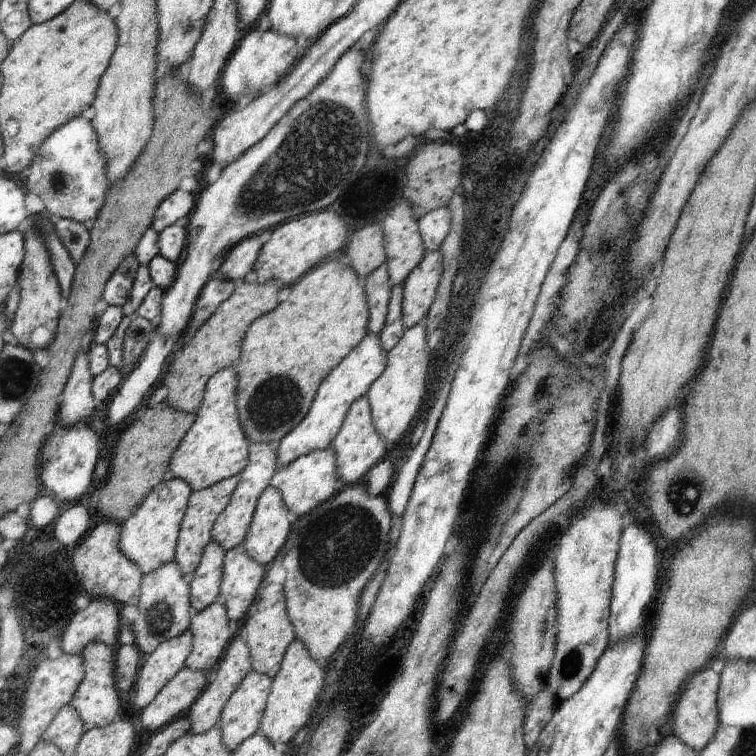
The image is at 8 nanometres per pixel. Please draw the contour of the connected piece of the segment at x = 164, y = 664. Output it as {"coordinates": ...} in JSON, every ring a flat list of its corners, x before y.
{"coordinates":[[189,630,161,644,151,655,146,655,130,708,139,708,140,711,146,709,160,695,164,686,187,667,193,649,194,636]]}

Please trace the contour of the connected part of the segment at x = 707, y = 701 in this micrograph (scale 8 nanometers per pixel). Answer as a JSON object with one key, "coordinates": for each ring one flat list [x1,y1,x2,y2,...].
{"coordinates":[[715,665,694,672,682,684,677,700,674,702,671,718,673,718,673,734,682,743,689,745,693,750,702,749,713,736,718,723,716,696,718,689,718,670]]}

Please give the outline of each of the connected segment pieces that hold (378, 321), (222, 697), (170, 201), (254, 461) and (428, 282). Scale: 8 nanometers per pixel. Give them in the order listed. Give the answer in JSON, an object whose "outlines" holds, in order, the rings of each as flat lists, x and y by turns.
{"outlines":[[[388,262,382,264,363,280,365,284,368,305,370,308,370,321,368,330,379,335,388,319,388,310,392,297,392,286,388,273]],[[235,636,233,644,229,645,229,650,225,653,225,658,215,668,216,677,213,682,208,684,203,694,195,701,195,704,187,711,186,715,189,716,192,722,191,732,203,734,212,731,217,725,220,724,222,712,227,706,228,702,233,695,236,694,237,688,240,684,248,678,248,674,254,670,252,661,252,652,245,639]],[[183,190,175,191,165,199,156,212,156,220,152,227,160,233,177,222,185,223,197,203,197,196]],[[253,443,250,446,249,464,239,475,241,480,232,496,232,502,224,510,224,514,216,520,212,530,212,540,222,544,226,552,243,545,248,538,258,500,271,486,272,478,280,468,281,464,276,446,271,446,269,443]],[[427,252,420,266,404,282,402,315,406,330,425,321,436,299,443,271,443,253]]]}

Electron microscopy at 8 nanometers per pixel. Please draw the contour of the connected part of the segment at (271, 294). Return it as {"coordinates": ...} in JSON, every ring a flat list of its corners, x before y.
{"coordinates":[[238,280,234,285,235,290,231,298,219,306,219,310,199,328,192,339,189,339,187,346,179,349,167,375,162,380,162,384,167,385,170,392,167,402,177,410,197,414,206,393,208,380,211,380,220,370,237,364,249,328,257,319,268,315,280,305,277,298,285,286,280,280,270,280,265,284]]}

